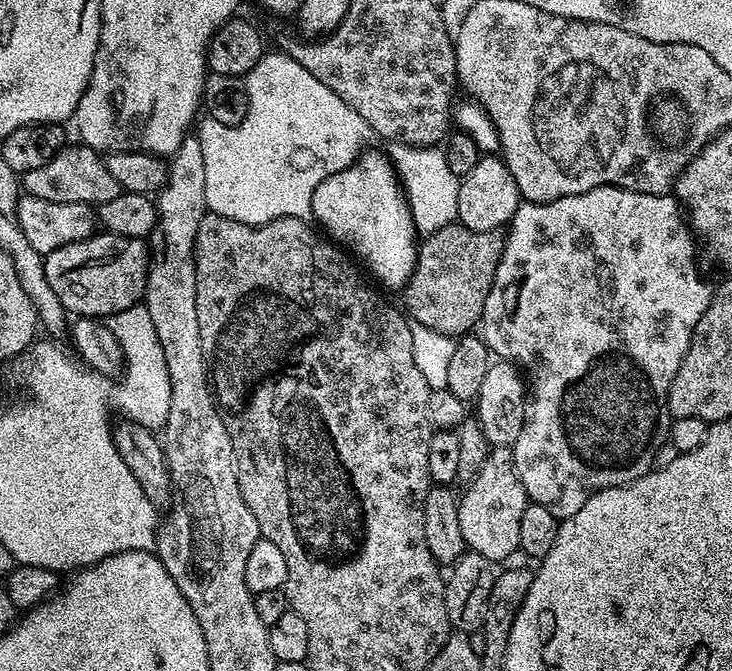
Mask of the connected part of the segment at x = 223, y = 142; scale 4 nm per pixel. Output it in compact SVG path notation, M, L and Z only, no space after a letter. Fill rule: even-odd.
M264 54L257 65L246 75L244 86L248 92L248 109L242 122L238 122L237 125L223 125L209 118L199 121L201 124L198 135L202 146L204 169L206 170L208 212L218 215L224 212L222 218L230 218L234 222L242 222L243 224L269 224L278 218L290 218L291 216L299 220L308 220L312 216L314 190L318 190L318 186L327 176L333 176L346 170L365 151L366 145L364 143L367 142L368 136L370 137L368 123L350 106L346 106L346 102L342 102L342 98L338 98L338 94L334 94L334 90L330 90L330 86L326 86L318 78L314 78L314 74L310 74L310 70L306 70L306 66L298 66L298 62L294 62L294 58L290 58L287 54L280 54L280 56Z

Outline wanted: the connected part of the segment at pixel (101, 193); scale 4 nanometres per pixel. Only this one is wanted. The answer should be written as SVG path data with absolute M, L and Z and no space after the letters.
M79 142L73 144L73 148L61 148L58 154L54 154L54 158L50 158L50 162L42 162L42 166L23 173L23 191L49 202L84 203L91 206L99 206L110 202L110 198L118 198L122 189L107 170L105 157L97 149L87 148Z

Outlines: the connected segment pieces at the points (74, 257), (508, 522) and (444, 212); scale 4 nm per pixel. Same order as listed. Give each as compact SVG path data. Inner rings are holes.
M109 232L73 241L44 256L46 280L63 308L78 318L107 318L139 303L148 286L150 264L150 248L142 238L130 239Z
M496 446L482 462L480 473L470 481L459 497L458 523L462 526L462 538L471 551L493 562L517 555L519 526L522 512L530 503L522 482L516 476L512 450L508 446Z
M392 144L390 161L396 169L408 205L412 207L412 225L417 233L424 234L453 223L458 214L458 190L461 177L446 166L446 158L439 147L415 148L409 144Z

